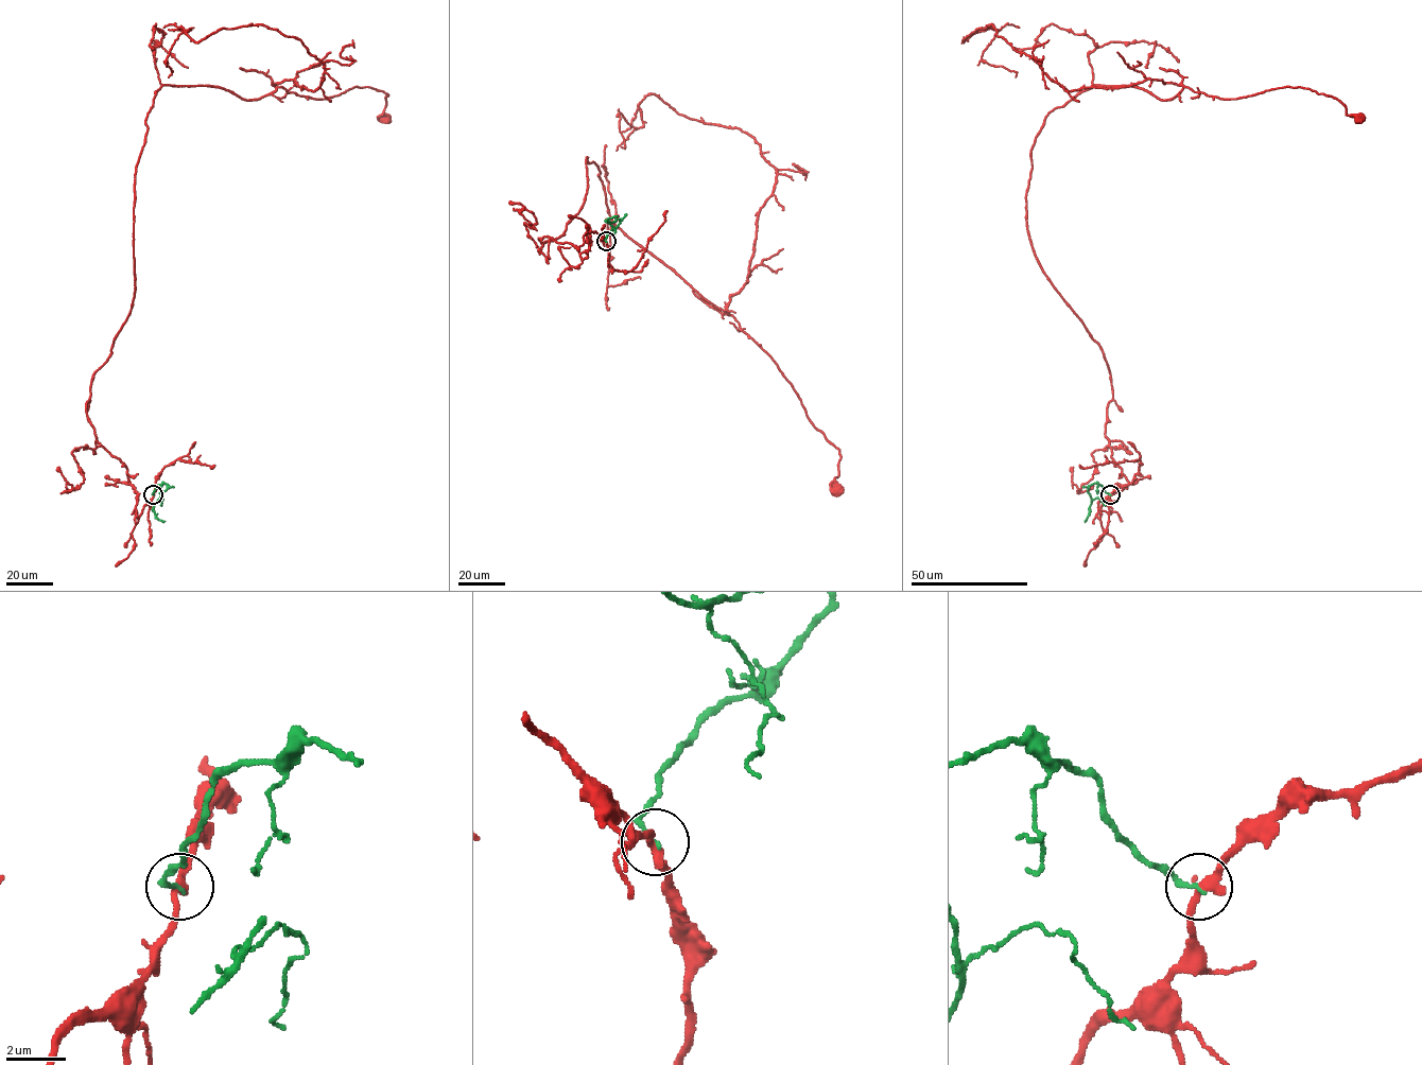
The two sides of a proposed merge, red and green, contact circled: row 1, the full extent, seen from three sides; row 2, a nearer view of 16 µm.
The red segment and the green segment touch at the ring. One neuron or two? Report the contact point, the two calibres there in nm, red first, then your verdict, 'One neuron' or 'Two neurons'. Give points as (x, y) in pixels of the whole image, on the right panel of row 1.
Place: (1110, 494). Thickness 280 nm (red) against 150 nm. Two neurons

